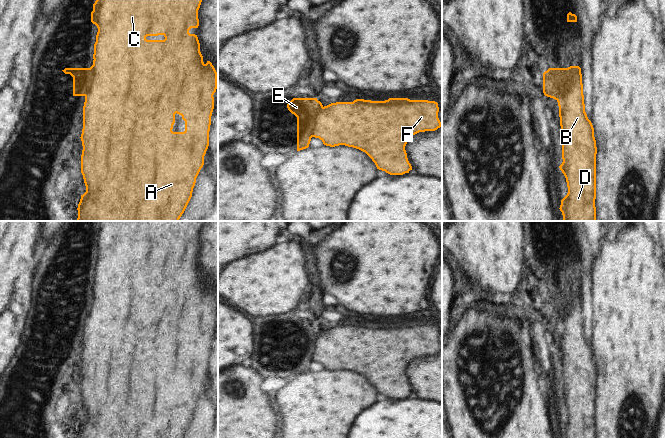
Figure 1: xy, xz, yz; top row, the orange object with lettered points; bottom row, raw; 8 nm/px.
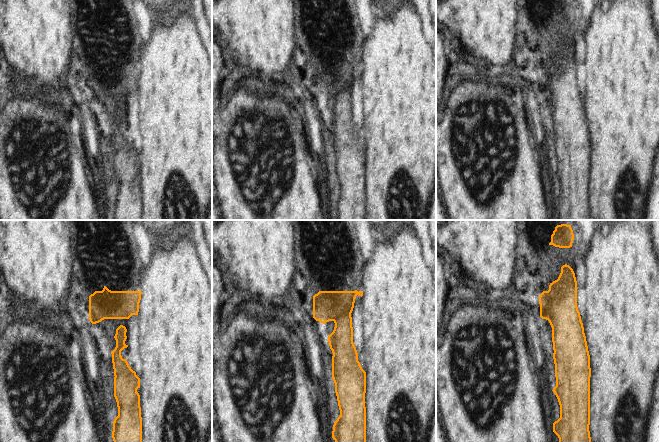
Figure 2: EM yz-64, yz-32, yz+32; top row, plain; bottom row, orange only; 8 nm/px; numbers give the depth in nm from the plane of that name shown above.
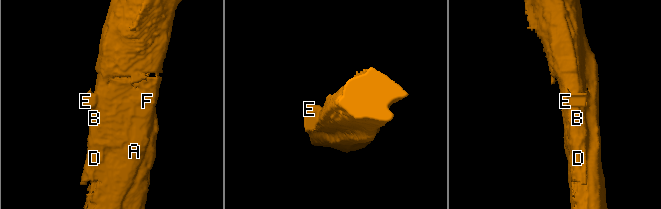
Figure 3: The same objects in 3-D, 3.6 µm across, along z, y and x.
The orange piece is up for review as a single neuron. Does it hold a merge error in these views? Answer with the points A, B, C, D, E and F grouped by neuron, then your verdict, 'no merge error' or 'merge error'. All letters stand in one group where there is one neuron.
A B C D E F | no merge error

